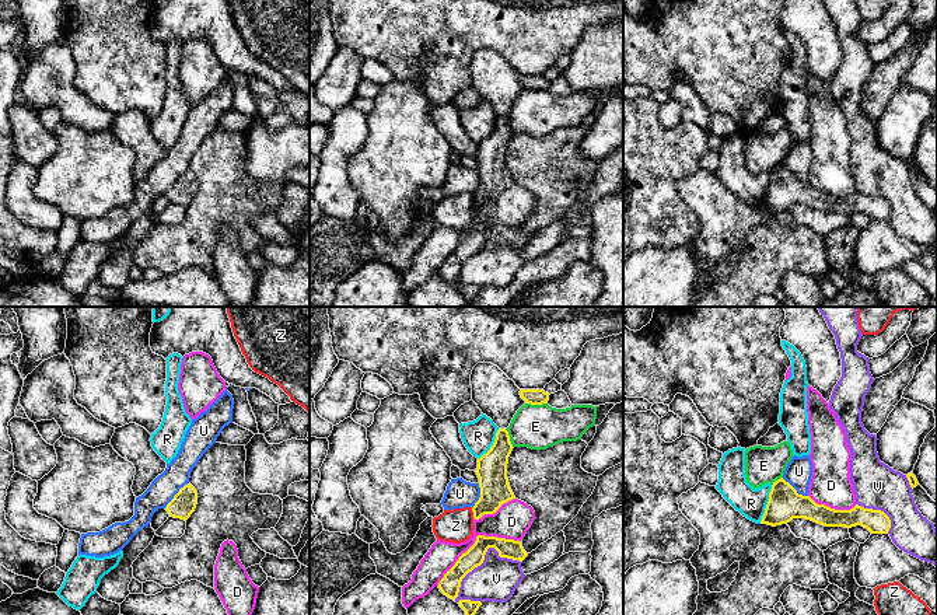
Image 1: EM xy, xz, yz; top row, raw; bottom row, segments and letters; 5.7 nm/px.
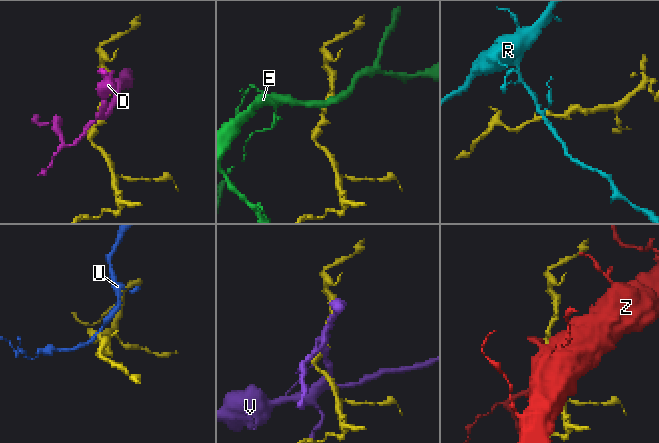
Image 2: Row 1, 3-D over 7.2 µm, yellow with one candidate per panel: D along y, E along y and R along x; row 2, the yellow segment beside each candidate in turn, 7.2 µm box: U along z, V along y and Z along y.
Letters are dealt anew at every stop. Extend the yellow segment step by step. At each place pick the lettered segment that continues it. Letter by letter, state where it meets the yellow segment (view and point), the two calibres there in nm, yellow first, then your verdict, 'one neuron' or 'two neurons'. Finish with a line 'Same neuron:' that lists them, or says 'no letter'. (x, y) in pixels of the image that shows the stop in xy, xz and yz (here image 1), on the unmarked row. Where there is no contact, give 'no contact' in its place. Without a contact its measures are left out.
D: xz (476, 226) | 110/200 nm | two neurons
E: xz (537, 90) | 100/260 nm | two neurons
R: yz (768, 189) | 190/170 nm | two neurons
U: xy (175, 181) | 140/150 nm | two neurons
V: xz (483, 245) | 120/240 nm | two neurons
Z: xz (474, 199) | 180/190 nm | two neurons
Same neuron: no letter

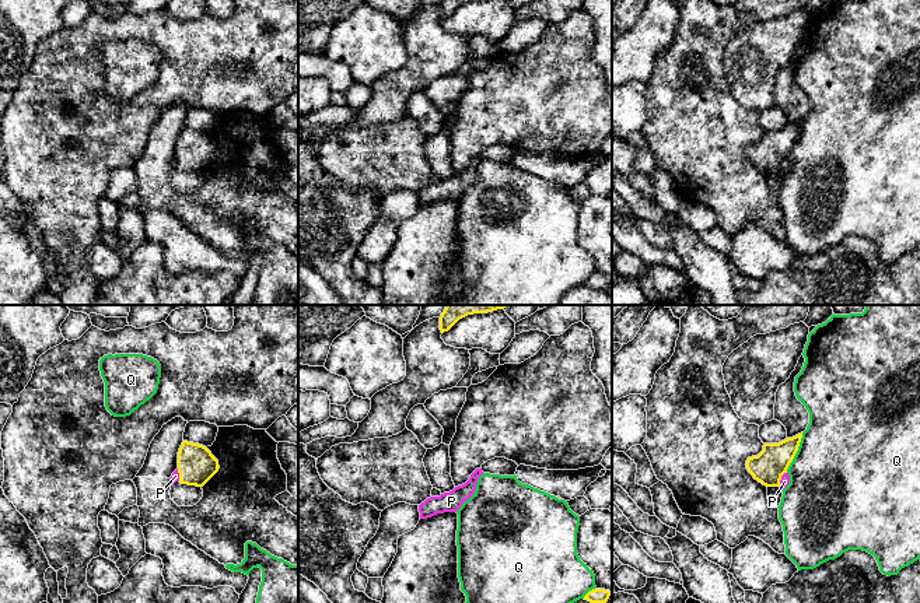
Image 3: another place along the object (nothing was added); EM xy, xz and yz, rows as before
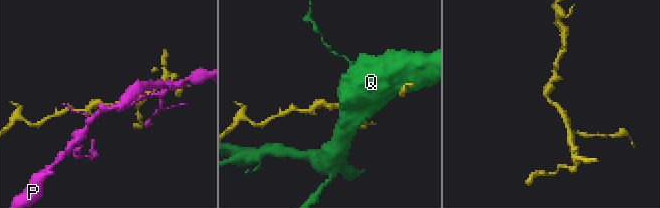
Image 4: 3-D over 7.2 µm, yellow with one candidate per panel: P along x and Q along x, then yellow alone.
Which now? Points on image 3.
P: yz (780, 165) | 190/60 nm | one neuron
Q: yz (796, 139) | 190/500 nm | two neurons
Same neuron: P

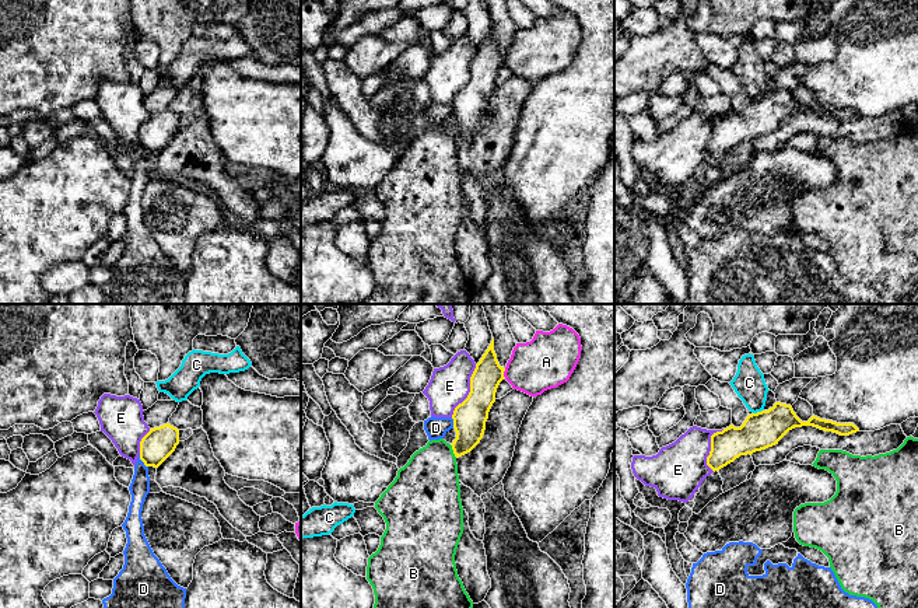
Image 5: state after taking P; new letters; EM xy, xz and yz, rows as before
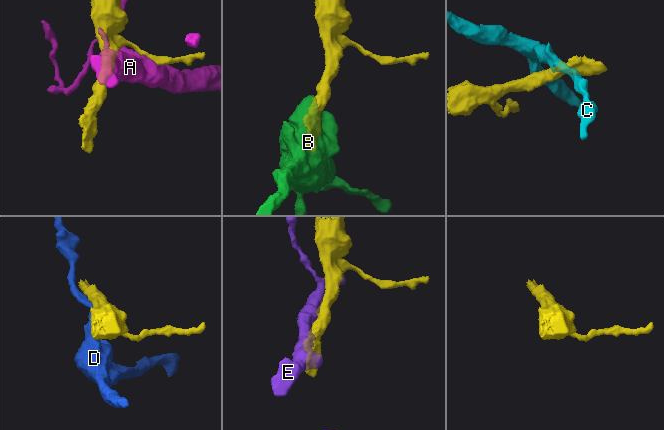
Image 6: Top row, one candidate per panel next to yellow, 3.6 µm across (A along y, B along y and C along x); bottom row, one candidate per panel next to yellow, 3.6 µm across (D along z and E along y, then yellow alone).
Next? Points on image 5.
A: xz (503, 59) | 160/300 nm | two neurons
B: xz (454, 137) | 190/360 nm | two neurons
C: yz (757, 98) | 220/180 nm | two neurons
D: xy (142, 146) | 180/120 nm | two neurons
E: xz (470, 77) | 190/240 nm | two neurons
Same neuron: no letter

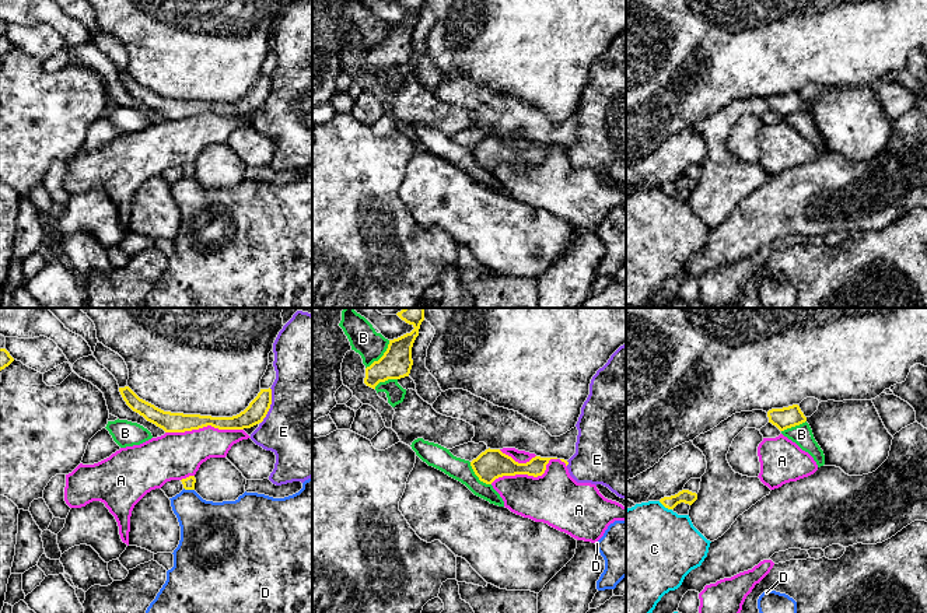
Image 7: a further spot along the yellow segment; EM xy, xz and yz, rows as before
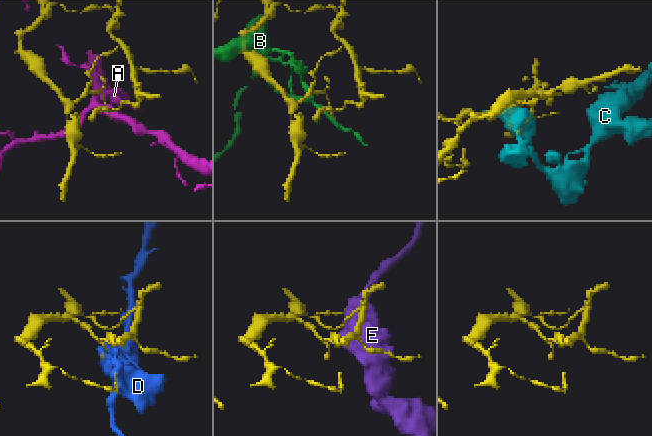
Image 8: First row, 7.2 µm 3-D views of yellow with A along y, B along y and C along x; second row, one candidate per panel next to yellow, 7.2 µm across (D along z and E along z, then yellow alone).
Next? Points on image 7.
A: xy (203, 112) | 110/280 nm | two neurons
B: xz (382, 42) | 180/160 nm | two neurons
C: yz (665, 193) | 80/500 nm | two neurons
D: xy (189, 175) | 70/320 nm | two neurons
E: xy (269, 93) | 120/500 nm | two neurons
Same neuron: no letter

